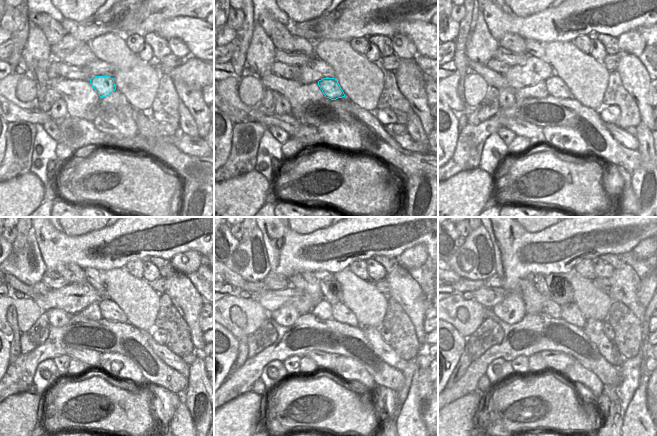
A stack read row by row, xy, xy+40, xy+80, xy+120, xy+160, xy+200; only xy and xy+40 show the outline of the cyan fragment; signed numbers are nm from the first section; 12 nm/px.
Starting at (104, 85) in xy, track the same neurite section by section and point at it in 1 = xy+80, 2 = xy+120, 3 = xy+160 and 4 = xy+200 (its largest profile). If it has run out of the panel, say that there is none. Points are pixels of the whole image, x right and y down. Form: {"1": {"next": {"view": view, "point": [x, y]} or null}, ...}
{"1": {"next": {"view": "xy+80", "point": [556, 87]}}, "2": {"next": {"view": "xy+120", "point": [110, 310]}}, "3": {"next": {"view": "xy+160", "point": [340, 312]}}, "4": {"next": {"view": "xy+200", "point": [570, 313]}}}

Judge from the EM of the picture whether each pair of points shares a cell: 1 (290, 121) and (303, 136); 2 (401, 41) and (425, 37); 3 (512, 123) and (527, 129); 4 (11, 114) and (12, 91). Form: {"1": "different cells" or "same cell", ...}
{"1": "same cell", "2": "different cells", "3": "same cell", "4": "different cells"}

